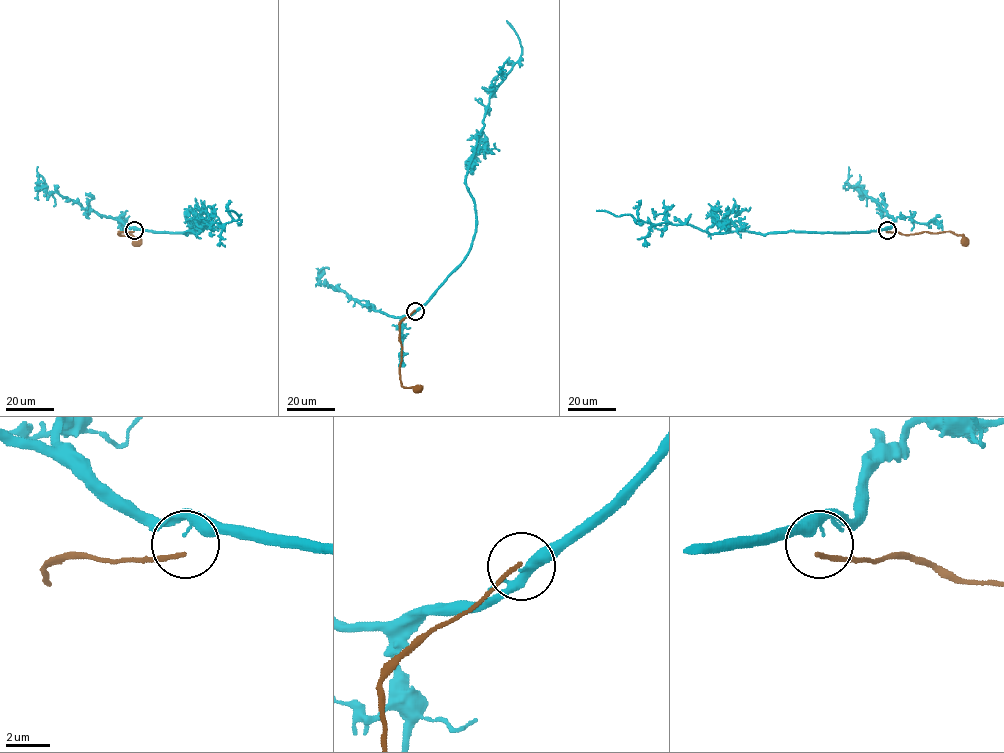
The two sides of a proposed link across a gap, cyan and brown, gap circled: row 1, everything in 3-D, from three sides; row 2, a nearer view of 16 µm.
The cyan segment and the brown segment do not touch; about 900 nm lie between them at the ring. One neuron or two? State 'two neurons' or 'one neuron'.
two neurons

